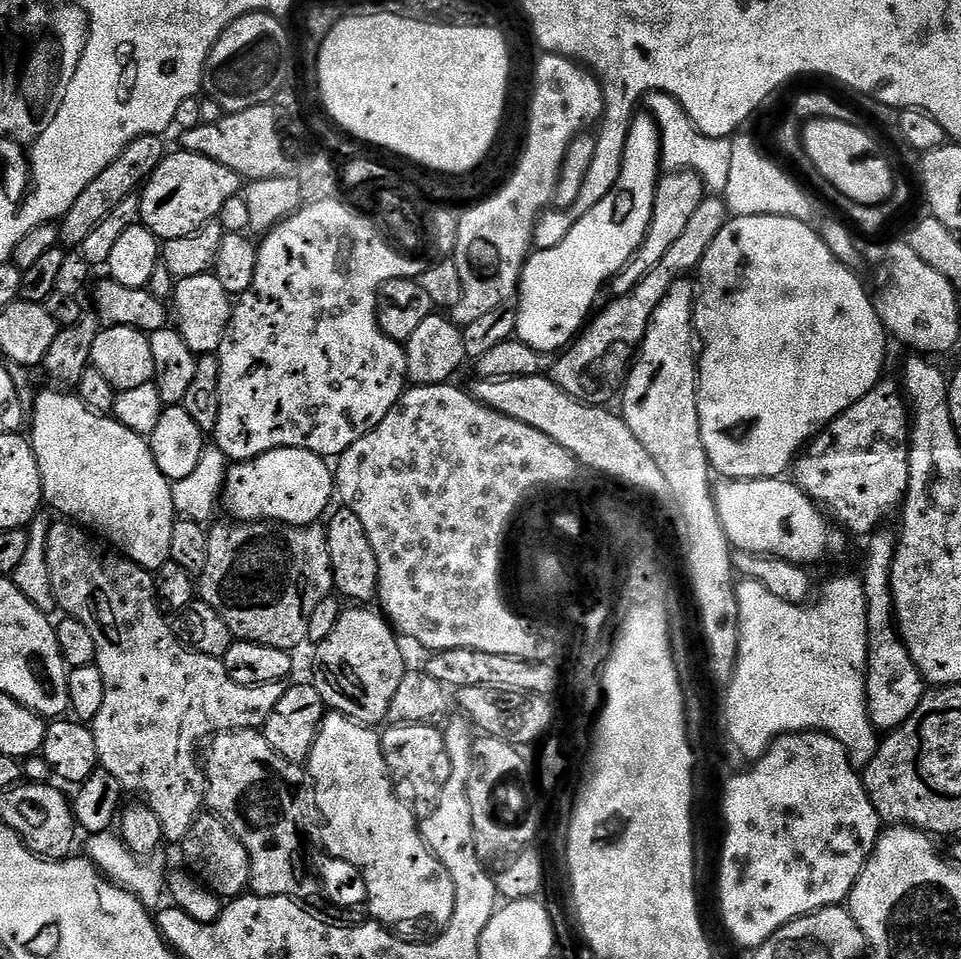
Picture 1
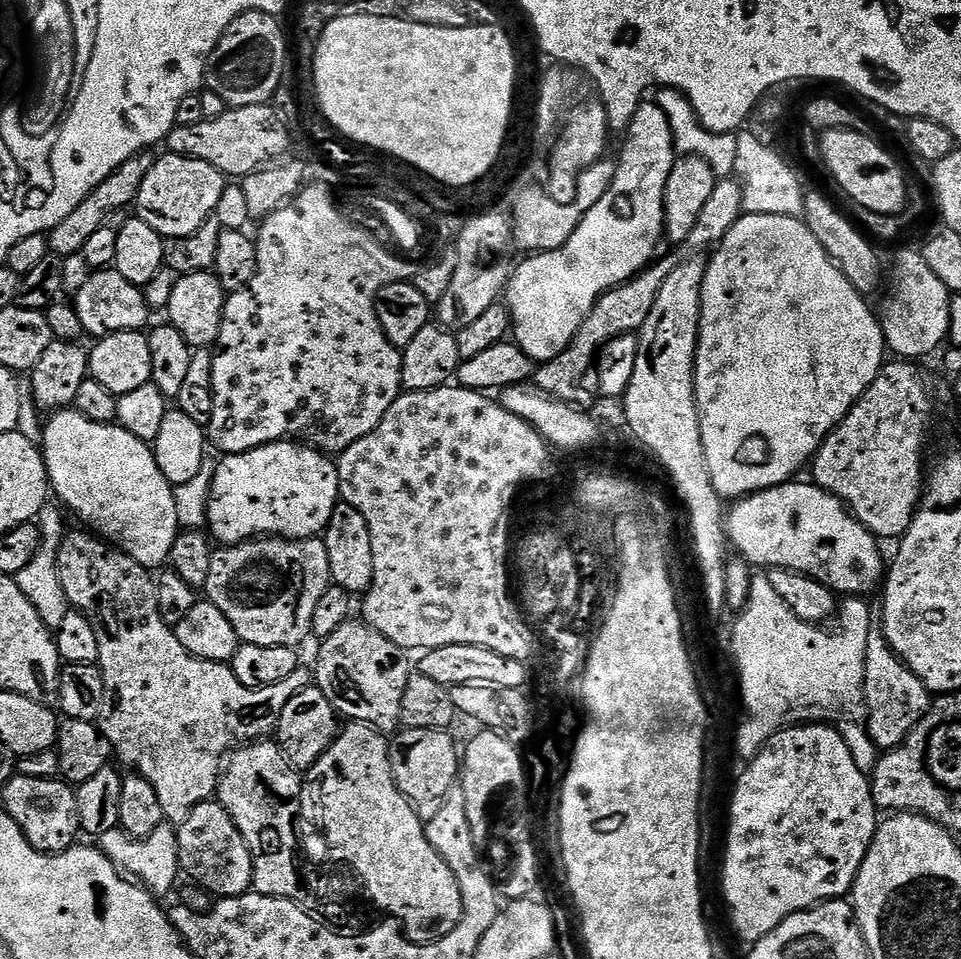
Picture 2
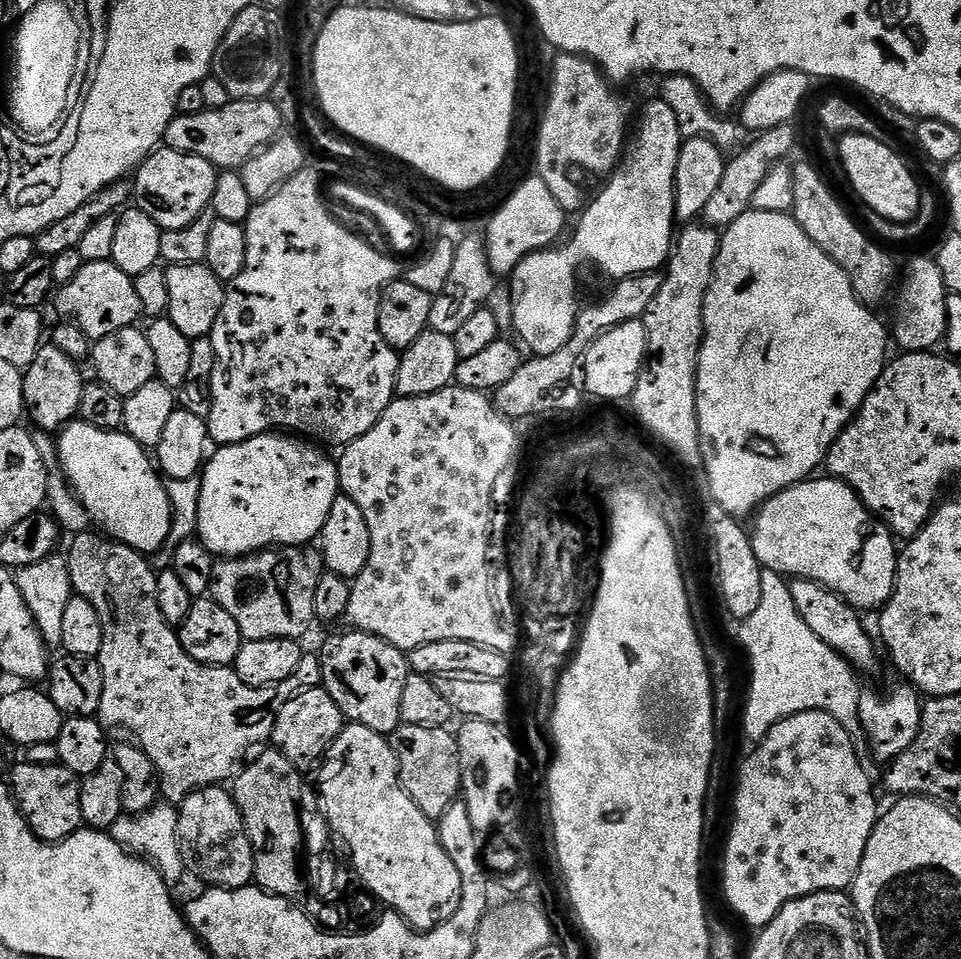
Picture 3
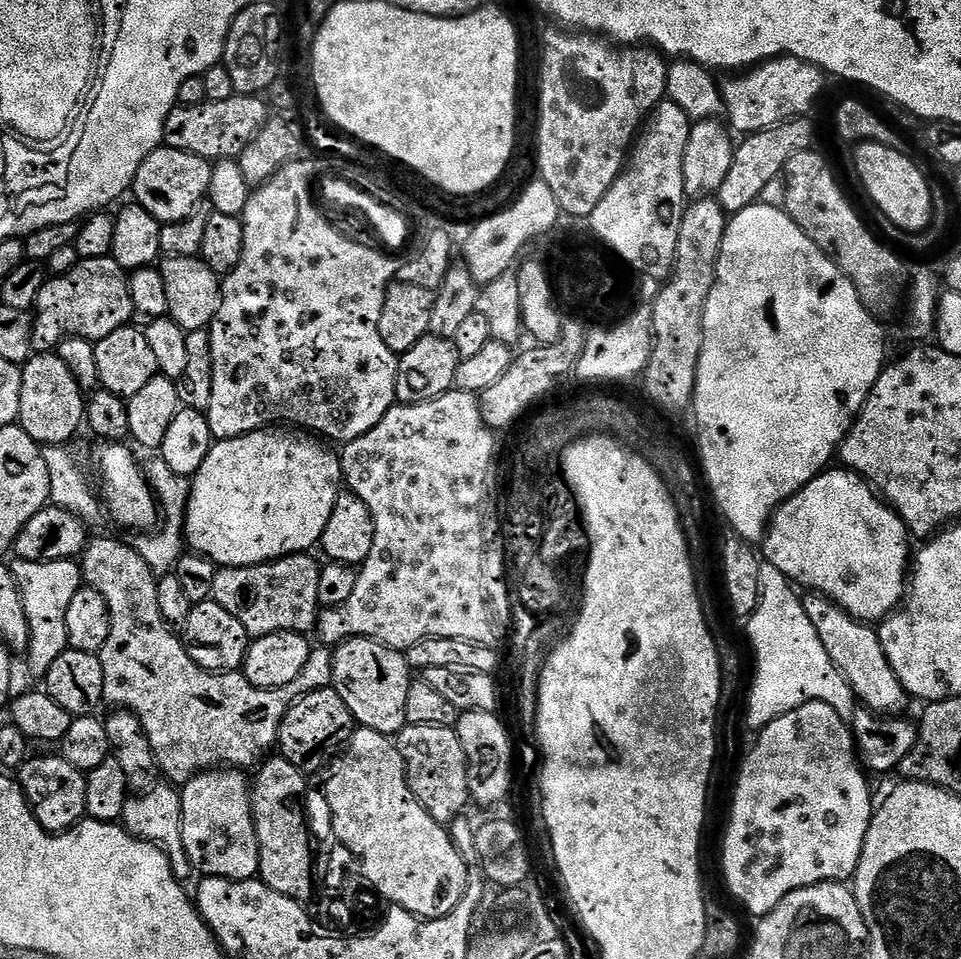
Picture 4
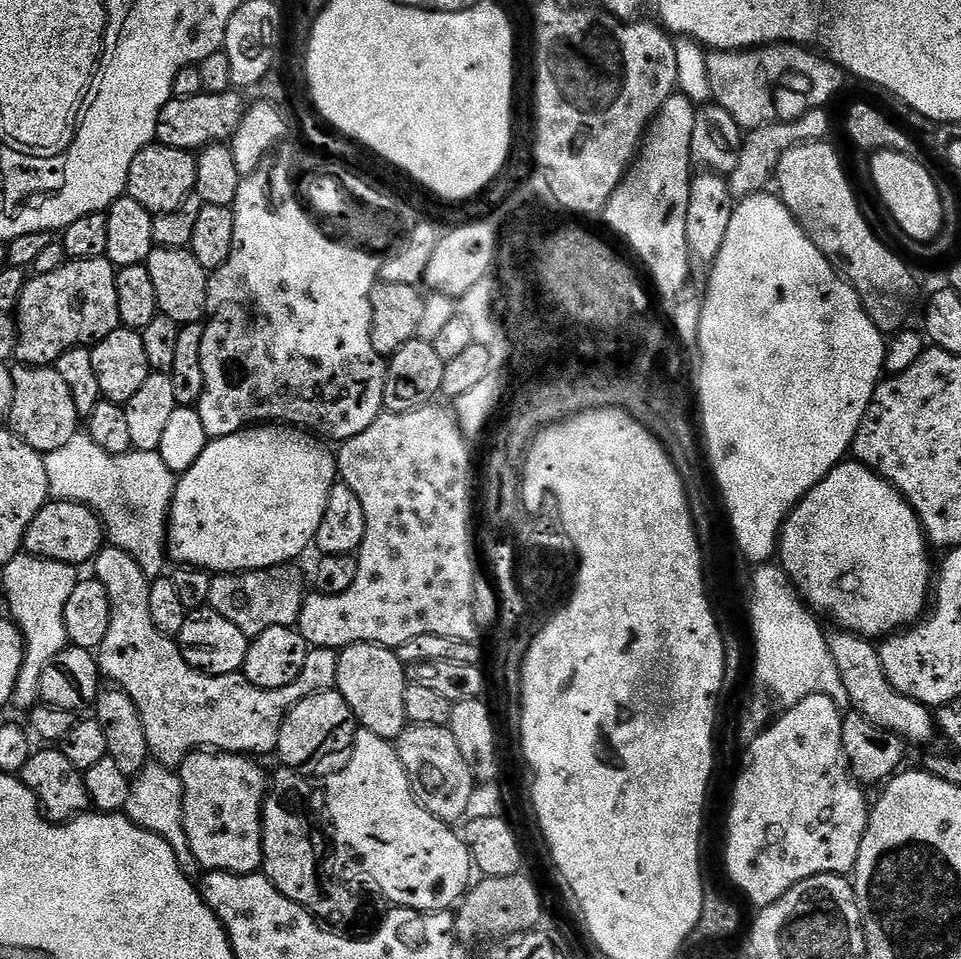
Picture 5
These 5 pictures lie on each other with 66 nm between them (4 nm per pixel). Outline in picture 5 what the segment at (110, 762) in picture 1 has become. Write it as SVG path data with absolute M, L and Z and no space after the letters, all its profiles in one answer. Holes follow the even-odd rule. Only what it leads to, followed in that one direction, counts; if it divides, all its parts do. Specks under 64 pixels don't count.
M105 546L96 556L94 567L95 579L100 580L102 586L106 586L106 594L110 594L112 611L110 630L106 630L106 638L98 649L100 670L105 681L130 694L130 698L138 706L142 726L146 730L148 751L155 763L175 769L193 750L239 752L242 756L264 758L267 752L275 753L282 722L294 705L302 702L302 698L335 689L340 673L340 652L334 648L312 648L300 677L290 682L290 686L281 688L259 688L240 672L207 676L205 672L194 670L186 662L186 658L182 658L179 643L171 636L164 636L154 626L154 618L150 618L150 581L146 574L142 574L142 566L138 566L138 562L134 562L134 558L126 554L126 550Z

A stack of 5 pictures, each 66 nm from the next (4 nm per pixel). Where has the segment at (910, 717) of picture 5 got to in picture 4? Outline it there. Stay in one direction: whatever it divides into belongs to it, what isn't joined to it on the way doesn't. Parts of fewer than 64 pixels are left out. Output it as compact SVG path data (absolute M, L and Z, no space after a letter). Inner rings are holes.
M808 594L803 597L806 618L818 630L818 638L822 646L826 646L826 654L830 654L830 662L844 676L850 686L853 697L863 707L879 716L899 717L900 712L910 703L907 690L898 682L894 670L890 670L890 660L886 658L886 650L882 650L879 631L871 623L855 620L842 606L819 594Z

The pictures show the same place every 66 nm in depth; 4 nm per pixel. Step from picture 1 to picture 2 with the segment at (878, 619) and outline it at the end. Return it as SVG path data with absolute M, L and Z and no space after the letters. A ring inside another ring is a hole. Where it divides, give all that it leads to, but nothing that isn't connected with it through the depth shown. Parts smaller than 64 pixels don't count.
M874 626L866 638L864 659L864 707L869 738L877 749L891 750L898 747L914 730L917 722L928 711L930 693L926 685L898 658L896 651L884 636L884 629Z

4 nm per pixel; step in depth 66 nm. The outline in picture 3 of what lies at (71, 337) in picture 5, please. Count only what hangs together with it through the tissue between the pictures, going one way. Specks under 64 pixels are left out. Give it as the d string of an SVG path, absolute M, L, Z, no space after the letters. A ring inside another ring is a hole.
M111 260L85 263L82 270L78 270L78 278L55 293L54 304L55 300L57 310L64 315L61 317L80 327L92 342L114 334L114 330L133 327L142 316L135 279L118 270Z

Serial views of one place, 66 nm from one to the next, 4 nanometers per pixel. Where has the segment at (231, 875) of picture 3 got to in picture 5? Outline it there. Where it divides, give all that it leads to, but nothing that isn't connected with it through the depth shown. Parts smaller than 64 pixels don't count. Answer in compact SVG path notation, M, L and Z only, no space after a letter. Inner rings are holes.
M193 750L178 766L178 775L184 787L184 825L186 838L190 838L190 850L194 850L194 858L198 858L201 869L209 872L229 872L249 876L251 872L260 872L264 862L264 799L268 797L270 776L259 759L242 756L239 752L218 752L215 750Z

